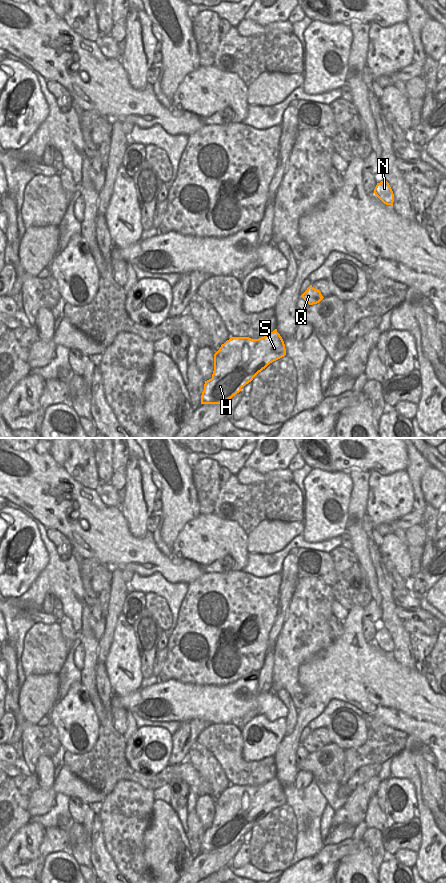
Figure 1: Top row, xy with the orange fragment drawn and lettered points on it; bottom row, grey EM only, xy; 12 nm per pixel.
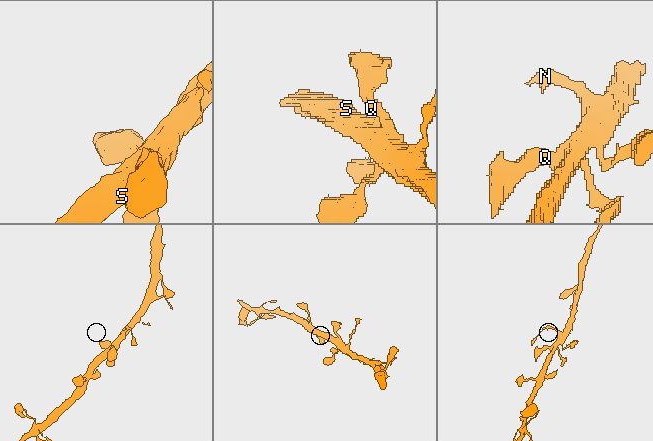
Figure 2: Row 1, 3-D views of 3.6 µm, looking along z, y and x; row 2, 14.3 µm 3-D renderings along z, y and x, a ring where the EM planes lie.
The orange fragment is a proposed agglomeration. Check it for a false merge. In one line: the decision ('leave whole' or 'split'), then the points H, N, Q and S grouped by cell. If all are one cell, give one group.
leave whole; H N Q S

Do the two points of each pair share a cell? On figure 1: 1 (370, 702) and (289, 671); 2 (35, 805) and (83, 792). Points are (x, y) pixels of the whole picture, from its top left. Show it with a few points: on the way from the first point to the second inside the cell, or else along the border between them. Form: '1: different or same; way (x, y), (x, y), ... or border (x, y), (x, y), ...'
1: different; border (314, 657), (298, 669), (298, 682), (307, 696)
2: same; way (47, 797), (56, 788), (71, 788)

